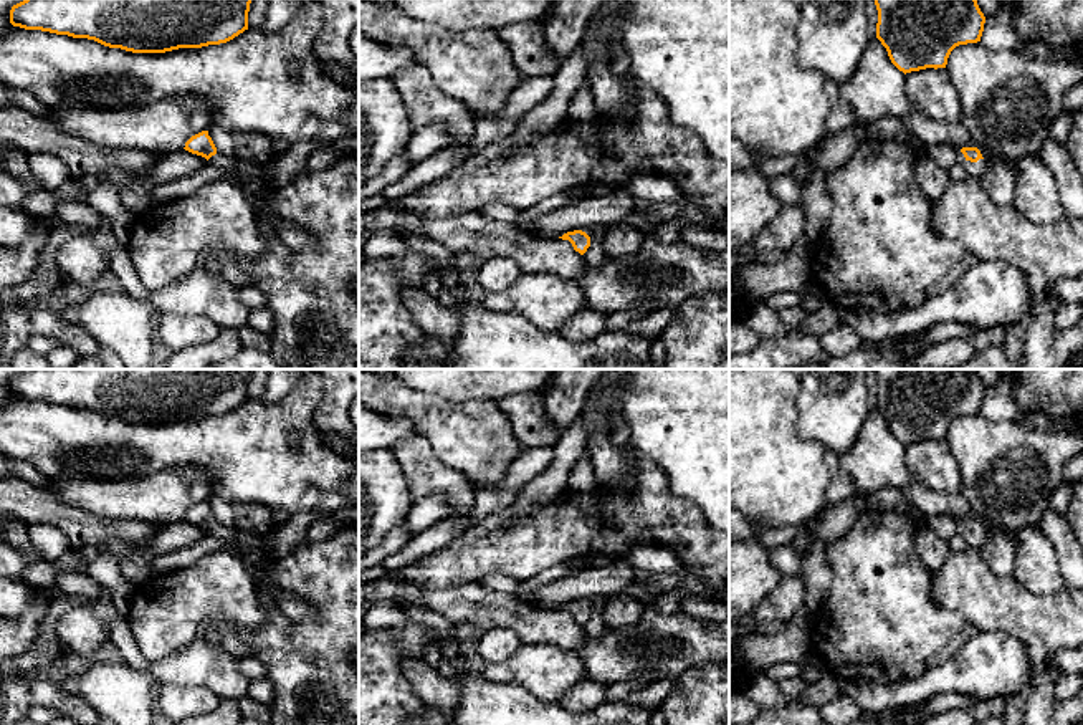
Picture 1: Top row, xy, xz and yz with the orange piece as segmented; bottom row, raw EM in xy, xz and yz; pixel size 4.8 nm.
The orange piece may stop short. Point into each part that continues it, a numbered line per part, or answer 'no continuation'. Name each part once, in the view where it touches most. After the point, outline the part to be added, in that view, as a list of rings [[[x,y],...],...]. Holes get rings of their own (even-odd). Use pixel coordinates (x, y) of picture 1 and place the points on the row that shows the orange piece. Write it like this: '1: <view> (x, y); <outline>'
1: yz (974, 169); [[[957,151],[957,164],[961,164],[966,169],[969,177],[977,179],[977,180],[980,180],[980,177],[985,172],[984,159],[979,159],[977,162],[971,162],[964,157],[964,154],[961,151]]]

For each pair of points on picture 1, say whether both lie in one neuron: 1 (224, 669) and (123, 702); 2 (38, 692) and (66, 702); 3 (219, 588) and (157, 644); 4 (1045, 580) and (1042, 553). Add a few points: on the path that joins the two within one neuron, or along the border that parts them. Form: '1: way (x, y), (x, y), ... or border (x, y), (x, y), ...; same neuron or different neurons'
1: way (199, 669), (159, 672), (147, 681); same neuron
2: way (45, 694), (60, 702); same neuron
3: way (204, 598), (172, 629); same neuron
4: way (1042, 573), (1042, 560); same neuron

